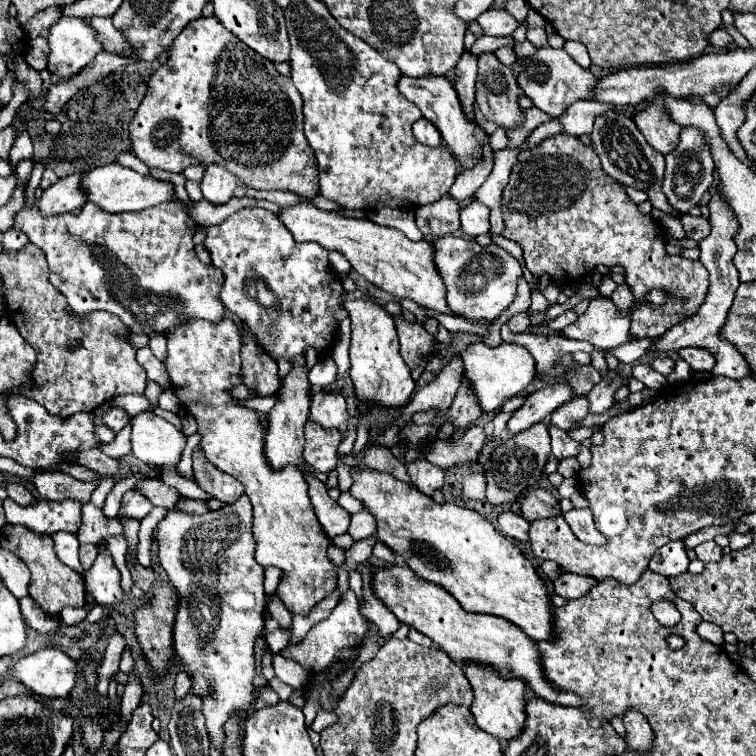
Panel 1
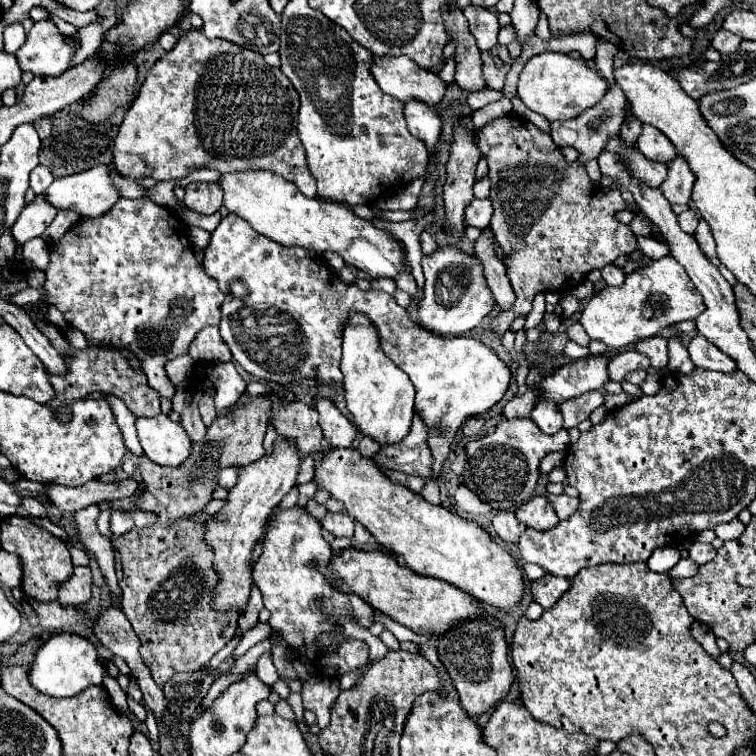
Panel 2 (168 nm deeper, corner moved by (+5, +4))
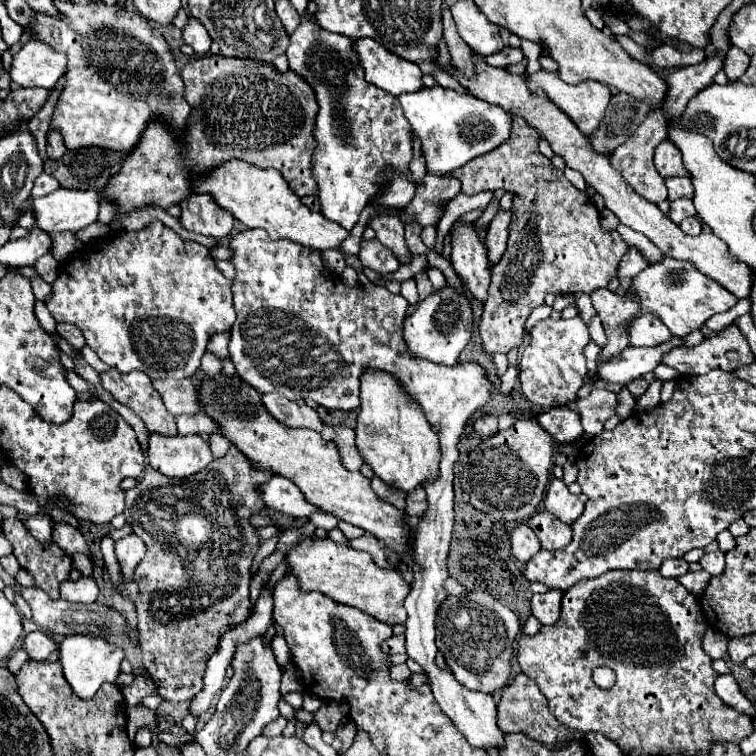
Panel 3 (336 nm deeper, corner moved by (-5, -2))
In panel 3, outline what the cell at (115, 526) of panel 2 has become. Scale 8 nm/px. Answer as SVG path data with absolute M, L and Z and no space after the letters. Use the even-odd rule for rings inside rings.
M130 534L130 536L124 536L120 540L114 542L114 548L116 548L116 558L120 562L120 568L122 568L122 574L124 574L124 584L126 584L126 592L130 594L130 598L134 600L136 598L136 584L134 584L134 568L136 564L144 558L146 554L146 544L142 544L142 540L136 536L136 534Z

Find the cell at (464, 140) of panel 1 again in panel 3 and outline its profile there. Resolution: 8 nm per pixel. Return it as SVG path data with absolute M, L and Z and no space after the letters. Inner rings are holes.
M360 38L354 42L354 50L360 56L360 64L366 72L366 80L384 92L398 96L406 92L422 90L422 70L418 64L408 62L372 38Z

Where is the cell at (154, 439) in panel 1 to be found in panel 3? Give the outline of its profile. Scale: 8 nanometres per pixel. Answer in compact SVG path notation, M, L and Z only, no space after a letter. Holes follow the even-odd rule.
M152 434L148 440L148 464L156 468L160 474L170 476L170 478L186 478L196 472L200 472L204 466L212 462L212 452L208 444L200 436L162 436L162 434Z

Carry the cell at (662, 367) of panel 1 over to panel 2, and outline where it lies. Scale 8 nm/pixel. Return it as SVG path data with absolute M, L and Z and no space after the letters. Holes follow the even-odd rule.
M650 336L644 340L638 340L634 346L638 352L644 352L654 368L664 368L668 364L668 350L666 350L666 338L664 336Z

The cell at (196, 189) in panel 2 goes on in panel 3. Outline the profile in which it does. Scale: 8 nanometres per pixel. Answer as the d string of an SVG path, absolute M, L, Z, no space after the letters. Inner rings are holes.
M192 194L190 198L186 198L182 202L180 222L186 230L206 234L216 240L228 236L234 228L234 216L228 210L222 210L214 202L214 198L210 198L210 194ZM192 204L196 206L196 210L190 208Z

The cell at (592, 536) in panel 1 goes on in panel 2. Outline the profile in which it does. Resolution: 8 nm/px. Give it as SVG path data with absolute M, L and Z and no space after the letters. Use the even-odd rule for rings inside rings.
M546 494L546 498L552 504L552 508L554 508L554 512L560 520L566 520L568 516L572 516L578 510L578 498L572 498L572 496L566 496L566 494L560 494L560 496Z

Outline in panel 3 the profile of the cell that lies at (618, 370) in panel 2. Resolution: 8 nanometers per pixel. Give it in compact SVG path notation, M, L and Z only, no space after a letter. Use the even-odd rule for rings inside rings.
M734 324L724 328L720 334L716 334L716 338L706 338L704 342L700 342L694 348L672 348L660 360L660 364L670 366L682 374L708 374L714 368L730 372L730 370L734 370L742 364L750 364L750 362L754 362L754 354L750 350L746 338L740 334L740 330Z

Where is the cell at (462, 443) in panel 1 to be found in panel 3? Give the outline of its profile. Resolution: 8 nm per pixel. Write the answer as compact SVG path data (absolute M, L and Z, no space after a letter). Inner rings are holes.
M482 416L474 422L474 430L476 434L484 434L484 436L492 436L498 432L498 418L496 416Z

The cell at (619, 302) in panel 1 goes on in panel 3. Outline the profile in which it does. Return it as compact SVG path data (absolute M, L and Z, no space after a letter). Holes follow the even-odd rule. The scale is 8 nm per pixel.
M630 248L626 256L622 256L620 264L618 264L618 278L624 280L624 278L634 278L638 276L642 270L646 268L646 260L638 254L636 248Z

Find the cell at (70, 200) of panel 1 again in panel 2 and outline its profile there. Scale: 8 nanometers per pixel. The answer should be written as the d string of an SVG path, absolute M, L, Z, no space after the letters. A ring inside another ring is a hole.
M36 196L34 202L30 202L20 218L16 220L16 224L12 226L12 238L18 246L24 246L28 240L42 236L42 232L50 226L50 222L56 216L56 208L48 208L48 204L44 204L42 200L44 196Z

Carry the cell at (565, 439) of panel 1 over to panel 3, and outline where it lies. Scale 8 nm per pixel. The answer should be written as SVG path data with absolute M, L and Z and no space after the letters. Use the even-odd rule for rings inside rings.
M556 406L556 408L552 408L552 410L540 412L540 414L536 416L536 422L538 422L552 438L556 438L556 440L562 442L562 444L574 442L574 440L578 440L578 438L584 434L578 412L576 412L574 408L568 408L568 406Z

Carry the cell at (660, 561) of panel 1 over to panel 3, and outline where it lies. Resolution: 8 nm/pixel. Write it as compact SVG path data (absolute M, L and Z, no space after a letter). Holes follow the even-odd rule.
M674 558L674 560L666 560L662 566L660 566L660 574L666 576L666 578L678 578L682 574L688 572L688 562L684 558Z

